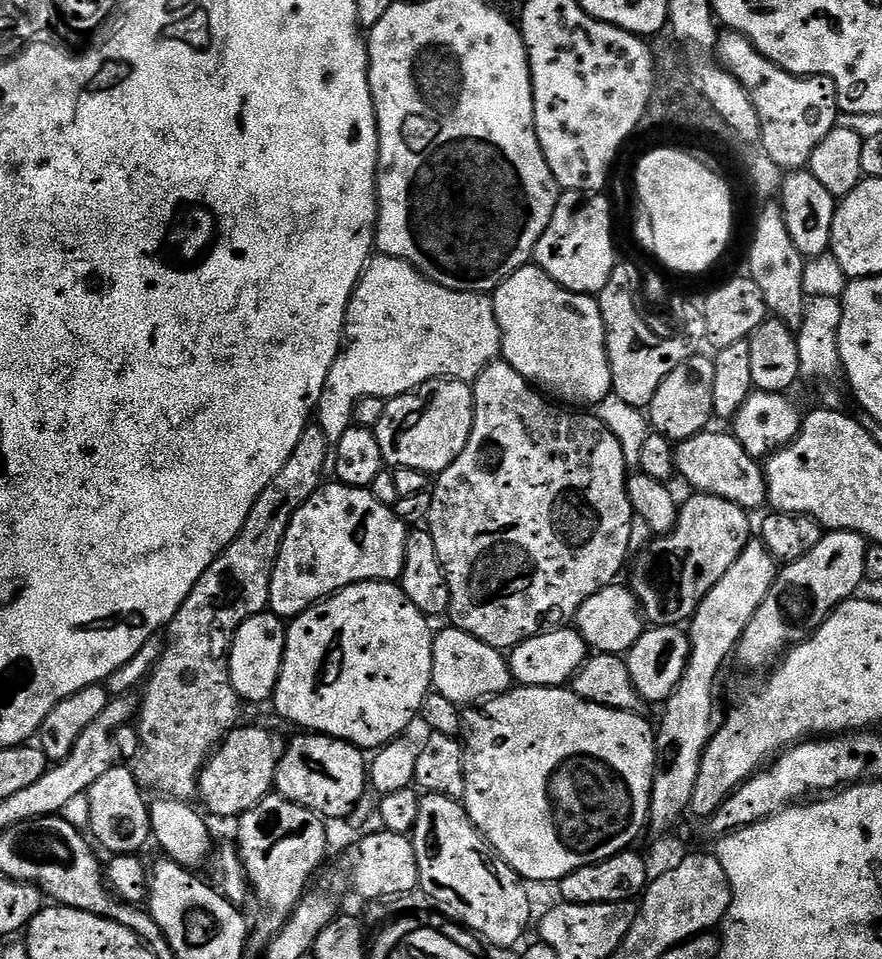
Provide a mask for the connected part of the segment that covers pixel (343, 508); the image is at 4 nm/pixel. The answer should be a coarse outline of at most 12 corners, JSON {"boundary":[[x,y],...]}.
{"boundary":[[325,483],[290,518],[268,608],[399,581],[409,525]]}

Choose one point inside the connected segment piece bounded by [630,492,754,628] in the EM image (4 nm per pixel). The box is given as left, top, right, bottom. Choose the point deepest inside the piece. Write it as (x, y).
(670, 577)

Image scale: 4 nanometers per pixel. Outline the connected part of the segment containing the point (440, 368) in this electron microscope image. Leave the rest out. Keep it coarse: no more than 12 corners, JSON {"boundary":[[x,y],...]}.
{"boundary":[[373,255],[320,395],[334,446],[362,398],[472,382],[501,355],[487,295]]}

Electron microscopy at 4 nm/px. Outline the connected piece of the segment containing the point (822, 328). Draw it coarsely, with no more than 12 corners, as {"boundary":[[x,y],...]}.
{"boundary":[[807,296],[797,329],[799,372],[817,403],[844,405],[839,297]]}

